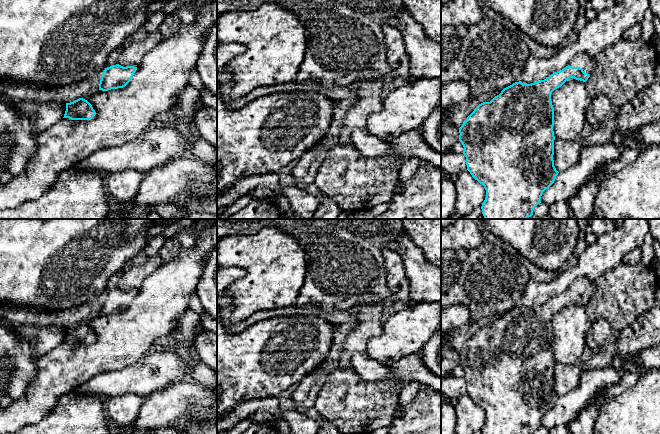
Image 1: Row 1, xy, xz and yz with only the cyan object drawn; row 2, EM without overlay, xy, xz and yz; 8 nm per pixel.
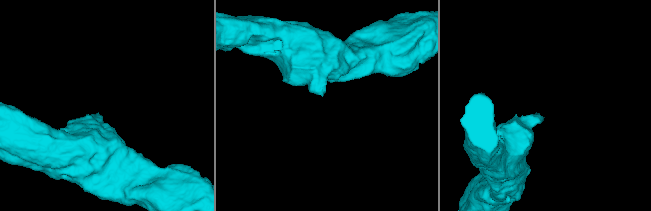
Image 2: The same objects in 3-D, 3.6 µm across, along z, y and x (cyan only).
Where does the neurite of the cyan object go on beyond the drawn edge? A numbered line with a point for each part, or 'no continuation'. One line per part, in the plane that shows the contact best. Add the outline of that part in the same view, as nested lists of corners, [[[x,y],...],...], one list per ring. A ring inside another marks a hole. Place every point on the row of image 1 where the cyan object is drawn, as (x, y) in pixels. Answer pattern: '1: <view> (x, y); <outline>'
1: yz (586, 62); [[[579,54],[574,60],[570,63],[572,67],[580,67],[585,73],[592,74],[596,69],[596,63],[594,57],[591,57],[588,54]]]

